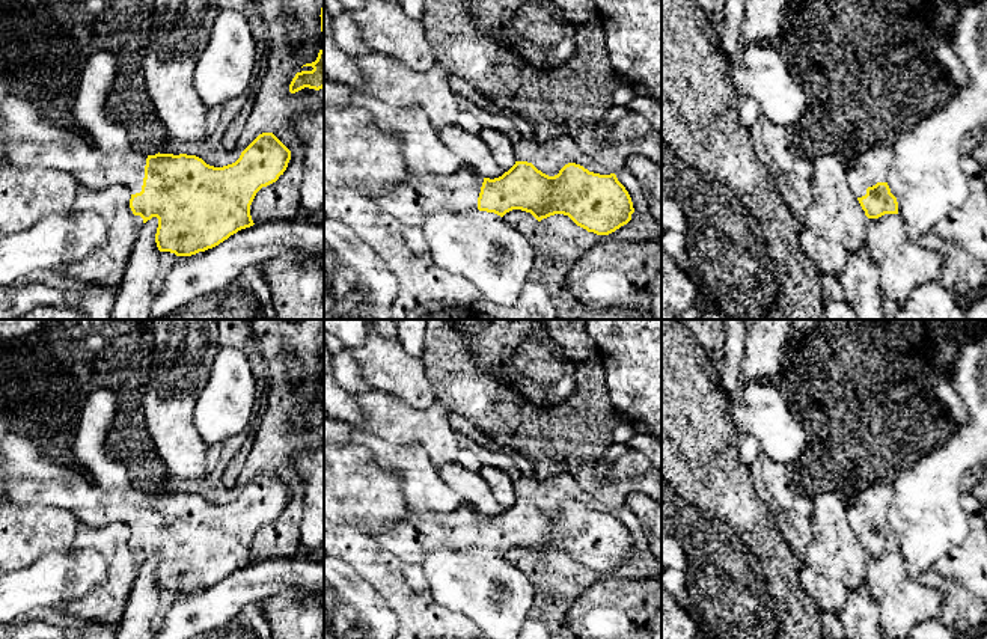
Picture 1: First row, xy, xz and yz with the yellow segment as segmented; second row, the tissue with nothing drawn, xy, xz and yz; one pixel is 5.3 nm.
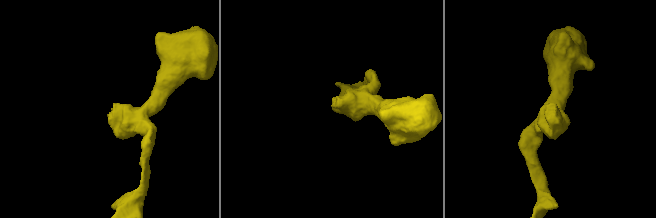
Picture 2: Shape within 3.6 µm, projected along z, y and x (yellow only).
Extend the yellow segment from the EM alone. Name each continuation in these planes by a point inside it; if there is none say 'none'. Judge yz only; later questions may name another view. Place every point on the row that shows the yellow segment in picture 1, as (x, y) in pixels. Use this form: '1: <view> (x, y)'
1: yz (871, 166)

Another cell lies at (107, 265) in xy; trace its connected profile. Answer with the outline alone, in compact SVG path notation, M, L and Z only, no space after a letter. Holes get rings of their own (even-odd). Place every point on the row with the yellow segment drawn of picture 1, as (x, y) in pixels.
M122 184L98 191L78 185L74 209L96 212L105 222L107 243L86 259L66 265L66 279L116 288L122 283L139 234L130 199L131 190Z

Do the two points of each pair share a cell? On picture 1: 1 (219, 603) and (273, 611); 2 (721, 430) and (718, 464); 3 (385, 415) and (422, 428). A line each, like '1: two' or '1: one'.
1: two
2: one
3: one

